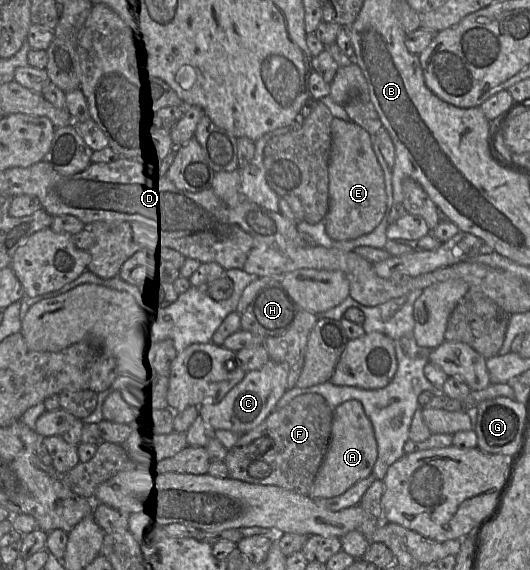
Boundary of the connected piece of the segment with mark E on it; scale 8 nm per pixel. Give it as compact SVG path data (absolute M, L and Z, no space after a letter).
M333 118L328 163L329 207L324 217L327 234L334 240L353 240L372 232L384 219L388 196L384 173L372 149L371 134L352 121Z

